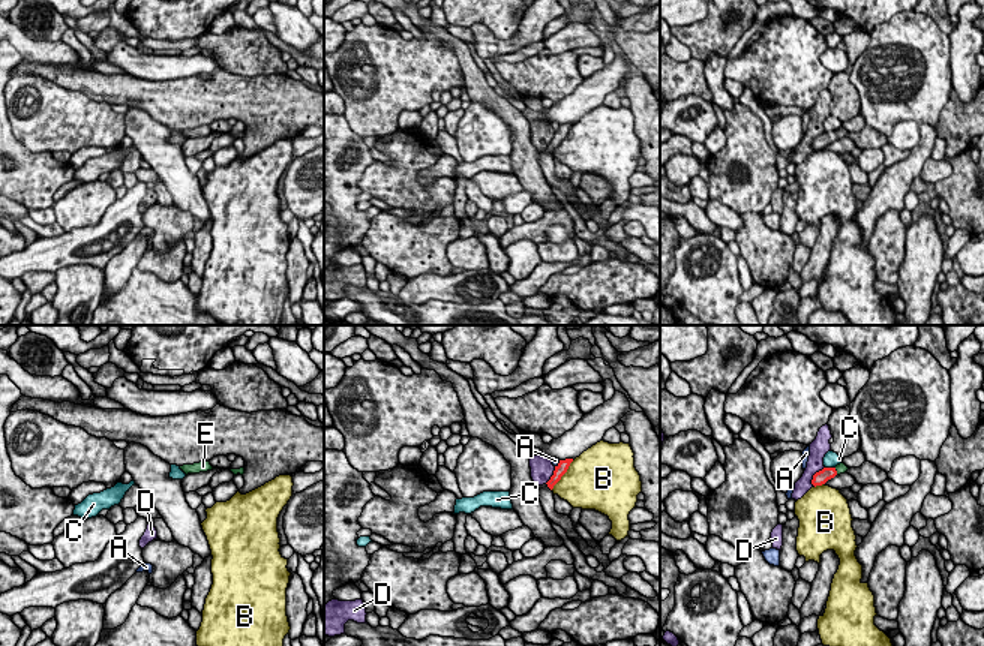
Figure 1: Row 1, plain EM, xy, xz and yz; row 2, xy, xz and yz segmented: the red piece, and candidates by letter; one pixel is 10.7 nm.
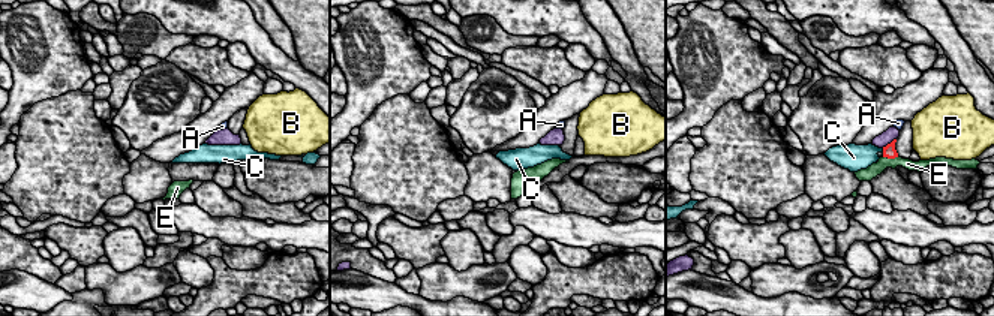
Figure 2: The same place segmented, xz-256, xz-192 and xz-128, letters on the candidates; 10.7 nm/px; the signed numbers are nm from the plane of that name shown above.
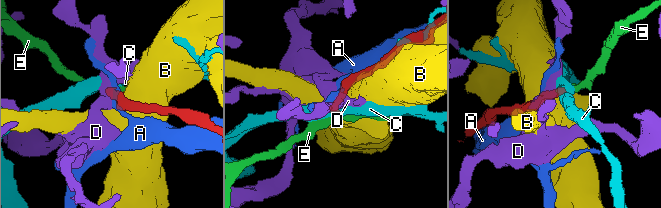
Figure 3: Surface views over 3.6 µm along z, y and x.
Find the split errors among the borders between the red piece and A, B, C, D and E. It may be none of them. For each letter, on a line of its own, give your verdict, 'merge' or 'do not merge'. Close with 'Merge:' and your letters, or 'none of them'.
A: do not merge
B: do not merge
C: do not merge
D: do not merge
E: merge
Merge: E

